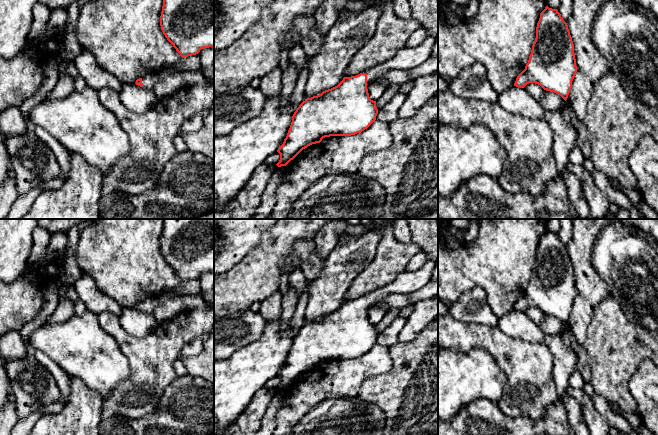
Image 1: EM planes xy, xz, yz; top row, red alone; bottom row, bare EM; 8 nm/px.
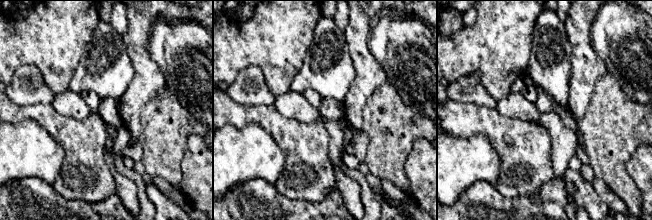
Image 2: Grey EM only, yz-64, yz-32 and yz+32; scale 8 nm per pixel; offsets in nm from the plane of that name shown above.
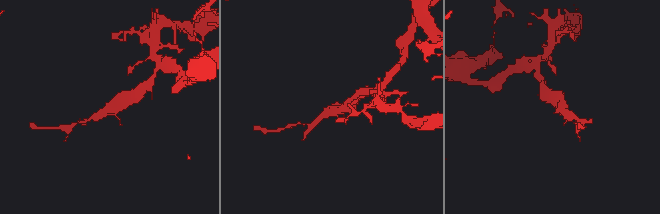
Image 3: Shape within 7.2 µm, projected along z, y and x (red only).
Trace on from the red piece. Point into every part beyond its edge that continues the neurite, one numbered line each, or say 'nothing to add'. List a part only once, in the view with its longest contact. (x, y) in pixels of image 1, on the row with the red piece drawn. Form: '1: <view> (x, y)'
1: xz (407, 58)

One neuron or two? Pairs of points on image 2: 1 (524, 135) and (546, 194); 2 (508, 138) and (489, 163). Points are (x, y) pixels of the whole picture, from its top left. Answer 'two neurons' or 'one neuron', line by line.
1: two neurons
2: two neurons

